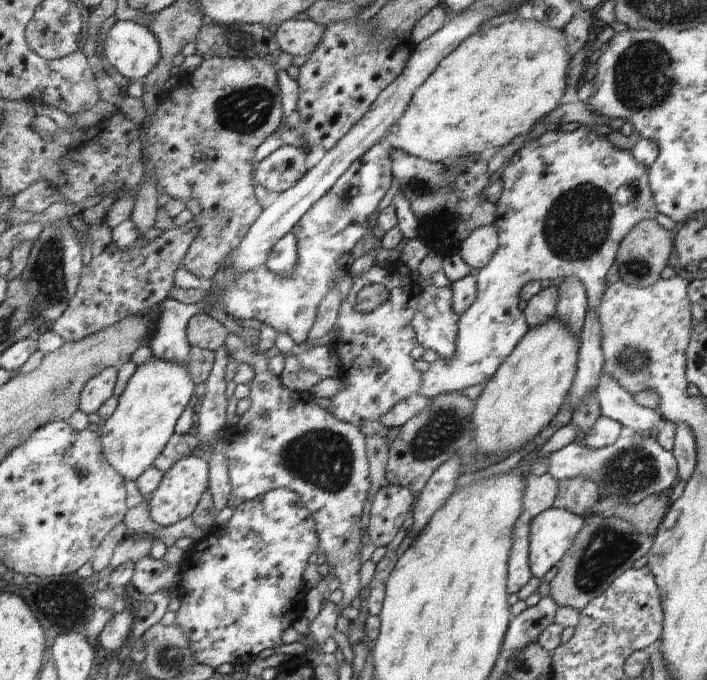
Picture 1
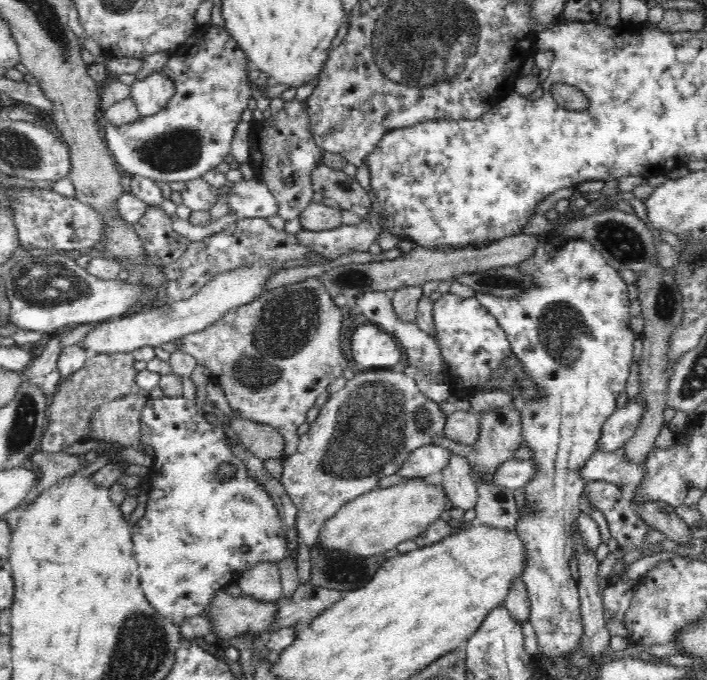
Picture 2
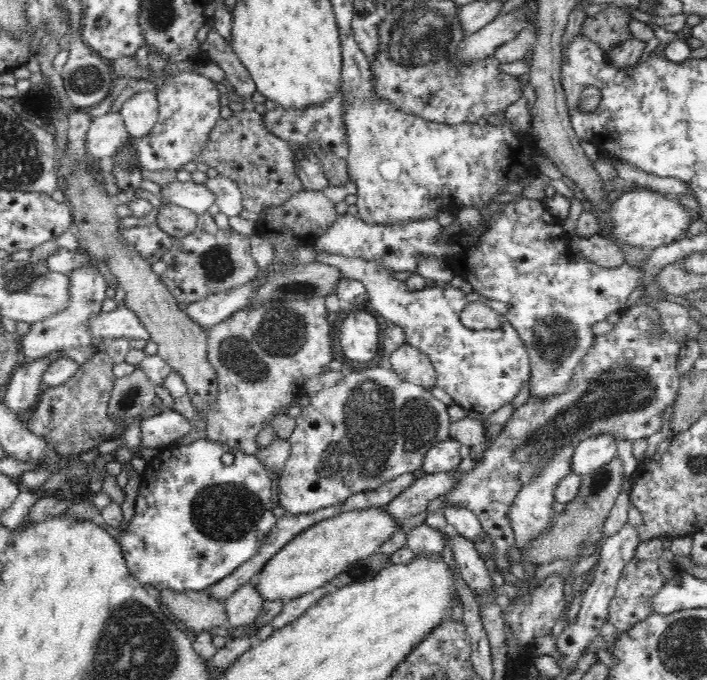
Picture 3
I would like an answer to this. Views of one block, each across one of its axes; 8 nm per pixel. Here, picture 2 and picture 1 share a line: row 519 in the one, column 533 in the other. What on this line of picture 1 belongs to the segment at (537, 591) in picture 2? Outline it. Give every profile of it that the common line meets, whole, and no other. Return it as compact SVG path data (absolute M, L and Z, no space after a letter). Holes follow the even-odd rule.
M549 508L531 520L531 576L543 578L545 572L559 564L575 544L585 522L569 510Z

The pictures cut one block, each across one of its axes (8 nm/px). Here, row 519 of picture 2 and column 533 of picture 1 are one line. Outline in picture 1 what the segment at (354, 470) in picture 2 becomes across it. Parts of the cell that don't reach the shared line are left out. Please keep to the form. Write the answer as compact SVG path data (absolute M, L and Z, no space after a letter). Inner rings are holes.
M551 284L549 288L537 292L531 302L527 304L527 308L523 310L525 312L525 318L533 328L537 326L543 326L547 320L551 320L557 312L557 304L559 304L559 288L557 284Z

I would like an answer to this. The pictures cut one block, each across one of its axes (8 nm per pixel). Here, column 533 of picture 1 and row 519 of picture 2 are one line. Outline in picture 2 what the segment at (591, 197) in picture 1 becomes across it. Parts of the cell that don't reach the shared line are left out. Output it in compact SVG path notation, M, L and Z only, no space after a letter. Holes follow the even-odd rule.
M160 398L160 400L148 400L146 406L144 406L144 412L142 412L142 444L150 444L154 448L154 464L150 468L150 474L148 474L148 482L150 482L150 488L148 488L148 502L146 502L146 514L138 520L138 524L134 524L132 528L132 540L134 540L134 548L132 548L132 556L138 560L138 568L140 568L140 582L142 582L142 590L146 594L146 600L152 608L156 608L156 612L168 620L172 620L172 624L182 624L186 618L192 618L192 616L204 616L206 608L210 606L212 598L216 594L220 594L222 590L226 590L228 586L236 584L246 570L250 570L252 566L260 564L260 562L280 562L284 556L286 556L286 532L284 532L284 522L282 522L282 516L278 512L278 506L276 502L272 500L272 496L268 494L268 490L246 470L244 462L232 452L230 448L230 440L226 438L226 434L212 426L212 424L206 424L202 420L202 414L196 412L194 408L194 400L188 400L188 398ZM222 466L234 466L236 468L236 474L234 478L220 478L218 470Z

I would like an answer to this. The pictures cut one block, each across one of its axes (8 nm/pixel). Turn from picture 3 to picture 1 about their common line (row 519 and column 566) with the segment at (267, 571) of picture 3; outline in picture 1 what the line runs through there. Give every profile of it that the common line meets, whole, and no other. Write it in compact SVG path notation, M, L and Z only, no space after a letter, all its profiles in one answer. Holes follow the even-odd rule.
M551 318L543 326L533 328L475 400L477 406L471 416L475 432L471 446L477 450L473 456L479 460L501 462L531 442L561 408L565 392L573 386L577 360L579 344L561 322Z

